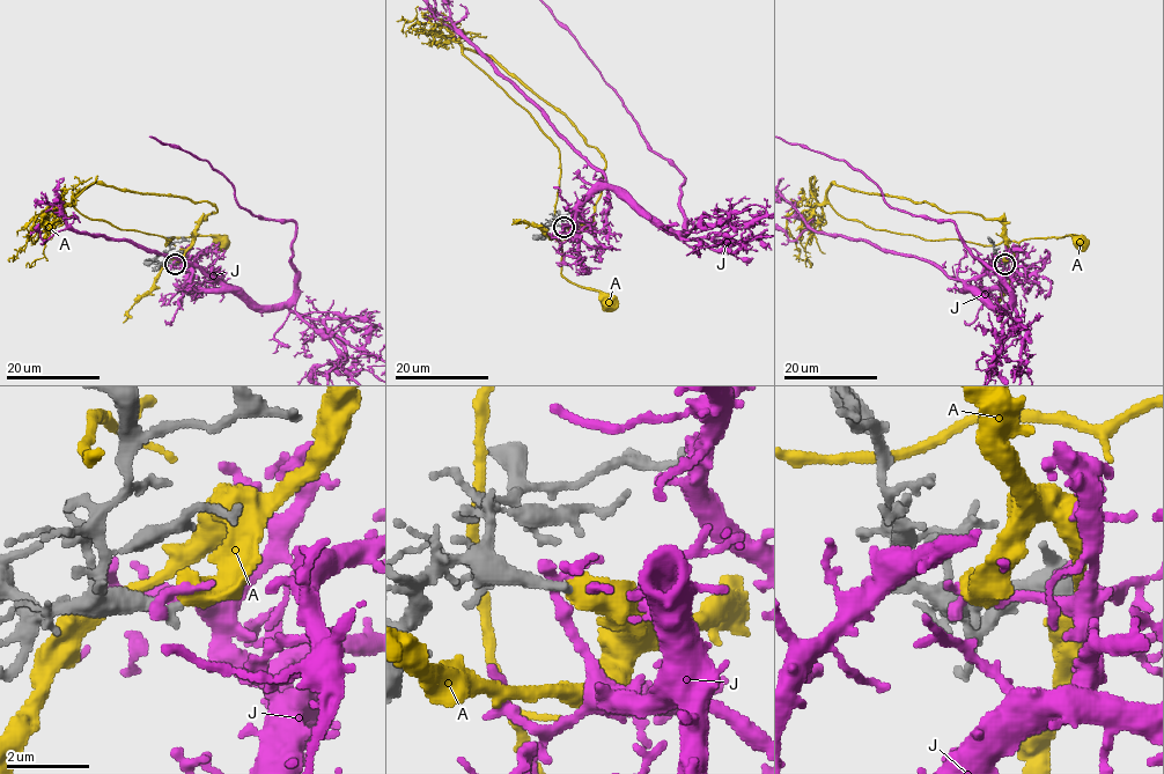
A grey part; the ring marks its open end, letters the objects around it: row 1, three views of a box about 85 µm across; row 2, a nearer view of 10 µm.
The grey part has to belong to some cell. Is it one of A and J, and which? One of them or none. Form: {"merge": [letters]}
{"merge": []}

